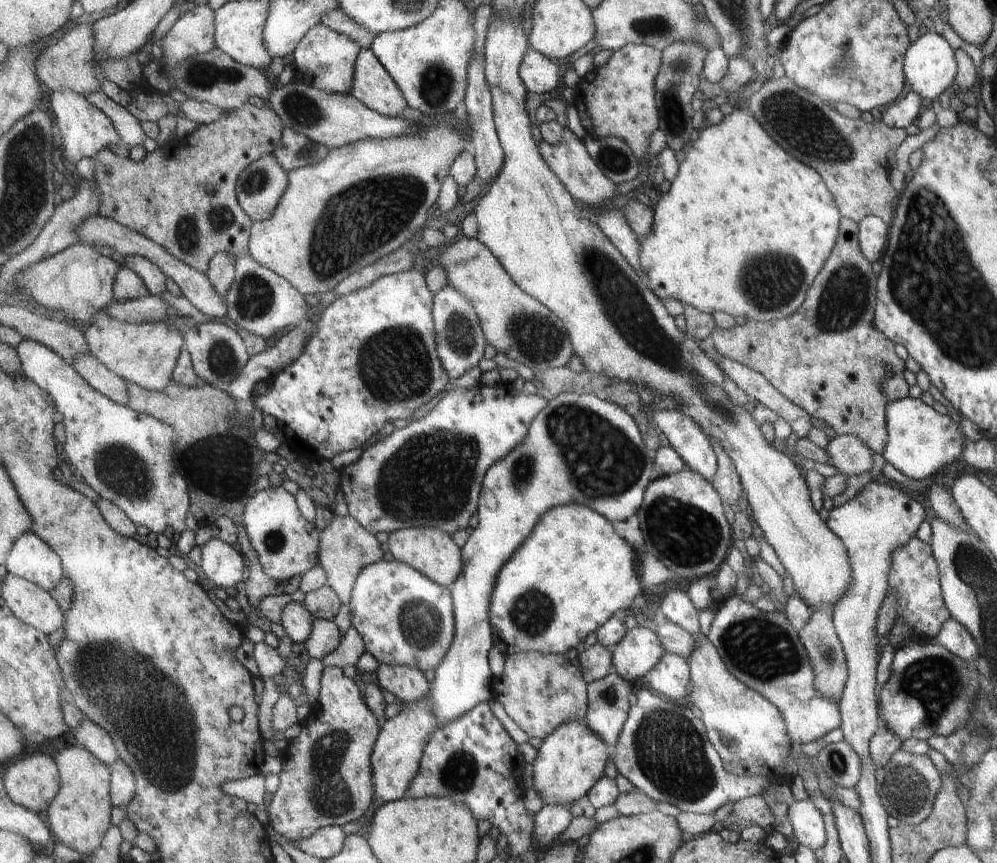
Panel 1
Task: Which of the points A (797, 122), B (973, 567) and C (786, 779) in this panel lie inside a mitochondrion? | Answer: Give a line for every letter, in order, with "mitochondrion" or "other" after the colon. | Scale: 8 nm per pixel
A: mitochondrion
B: mitochondrion
C: other

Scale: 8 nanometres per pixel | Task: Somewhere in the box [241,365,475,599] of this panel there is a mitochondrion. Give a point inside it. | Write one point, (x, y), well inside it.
(274, 543)

